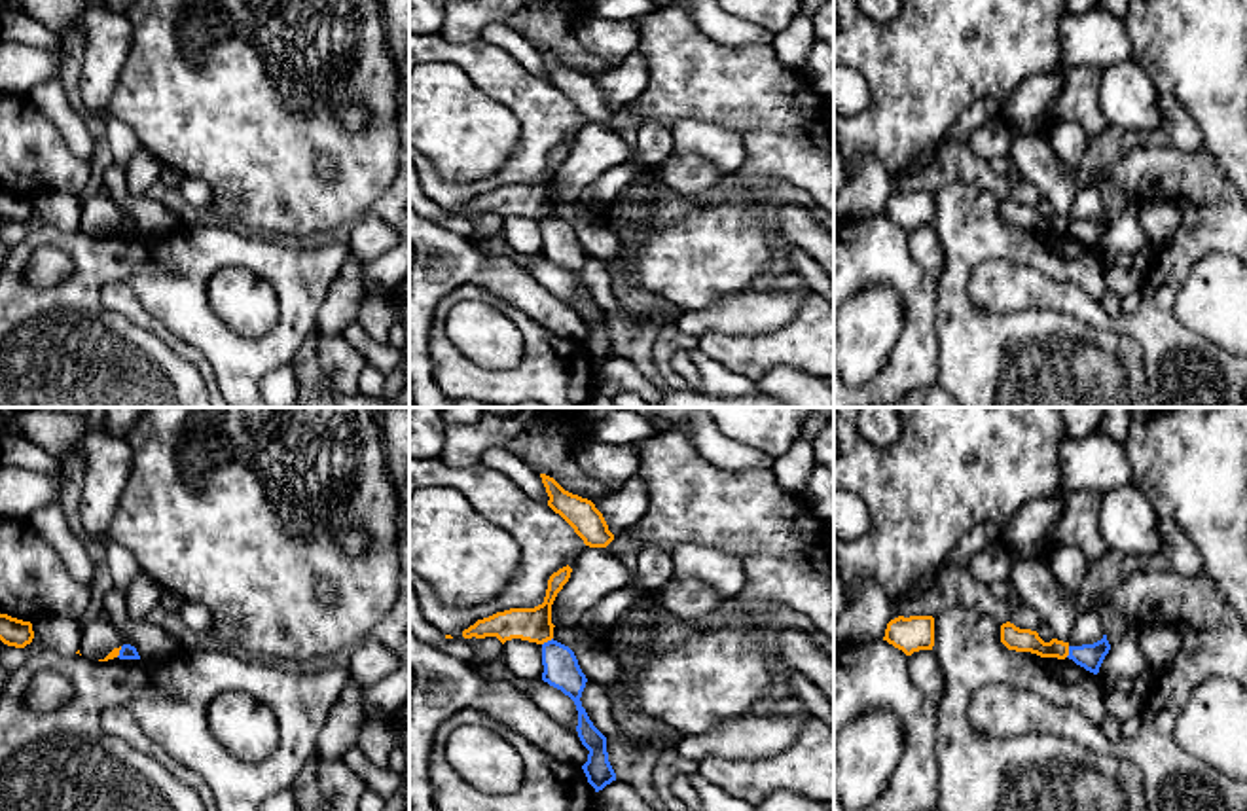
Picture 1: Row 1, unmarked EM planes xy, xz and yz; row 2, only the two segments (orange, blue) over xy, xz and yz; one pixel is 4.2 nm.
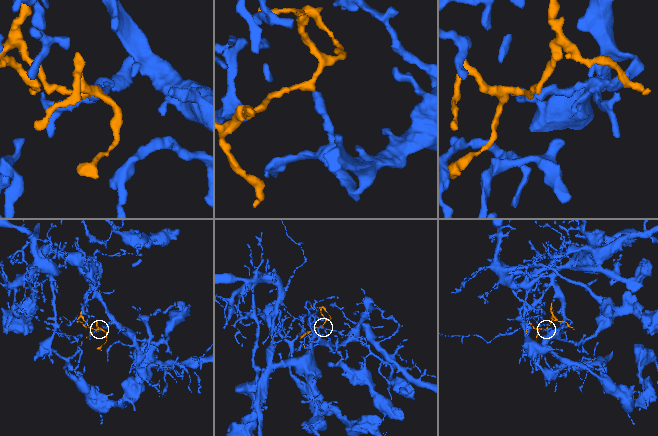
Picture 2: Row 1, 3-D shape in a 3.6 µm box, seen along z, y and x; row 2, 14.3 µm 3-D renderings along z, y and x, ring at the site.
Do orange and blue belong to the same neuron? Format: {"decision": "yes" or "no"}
{"decision": "no"}

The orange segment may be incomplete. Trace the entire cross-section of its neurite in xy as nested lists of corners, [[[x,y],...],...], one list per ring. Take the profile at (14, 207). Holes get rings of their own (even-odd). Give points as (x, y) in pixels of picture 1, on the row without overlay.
[[[0,189],[0,216],[8,222],[25,224],[34,214],[32,199]]]

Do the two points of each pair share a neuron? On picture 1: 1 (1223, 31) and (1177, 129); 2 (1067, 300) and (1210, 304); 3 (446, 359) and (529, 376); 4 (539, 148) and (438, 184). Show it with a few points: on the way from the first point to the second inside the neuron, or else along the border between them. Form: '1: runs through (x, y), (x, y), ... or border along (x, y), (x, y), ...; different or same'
1: border along (1160, 91), (1168, 91), (1194, 122), (1206, 146); different
2: border along (1194, 264), (1177, 292), (1175, 317), (1204, 338); different
3: runs through (467, 379), (508, 381); same
4: runs through (514, 171), (487, 184), (463, 190); same

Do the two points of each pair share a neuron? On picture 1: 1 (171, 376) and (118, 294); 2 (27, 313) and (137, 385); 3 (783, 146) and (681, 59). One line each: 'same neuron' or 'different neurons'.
1: different neurons
2: same neuron
3: same neuron

